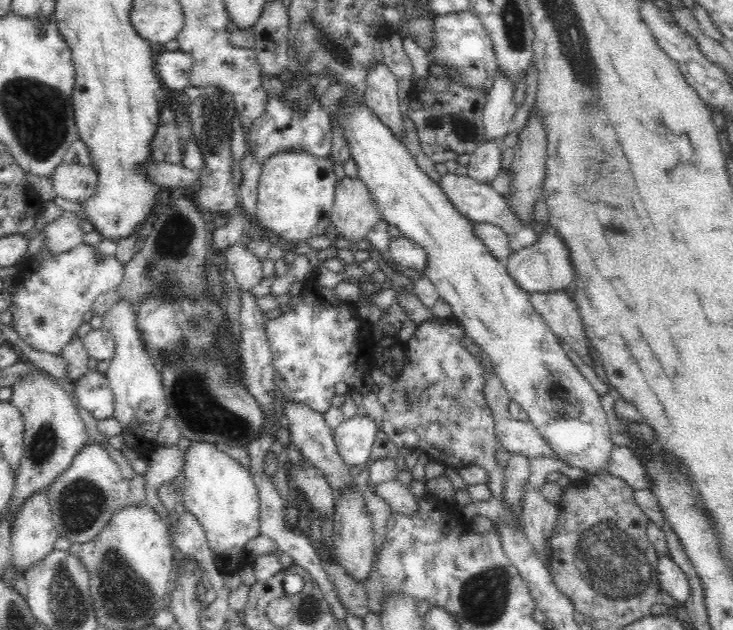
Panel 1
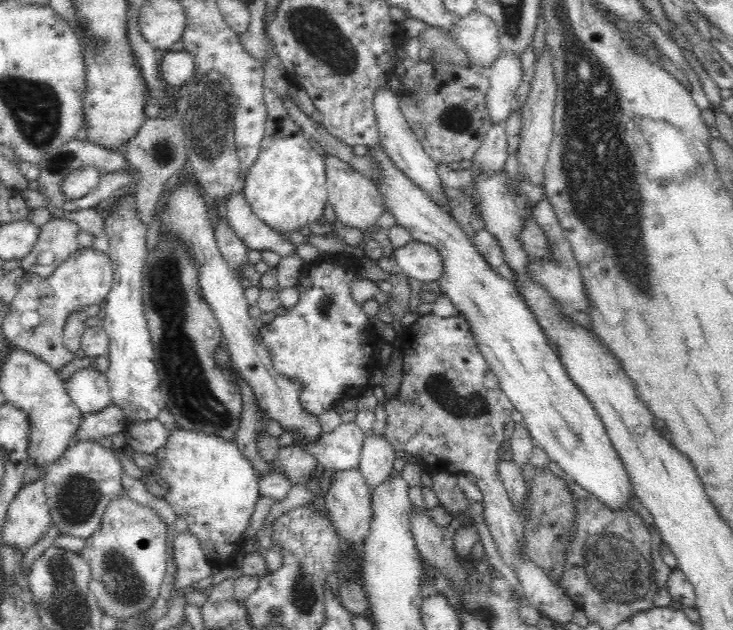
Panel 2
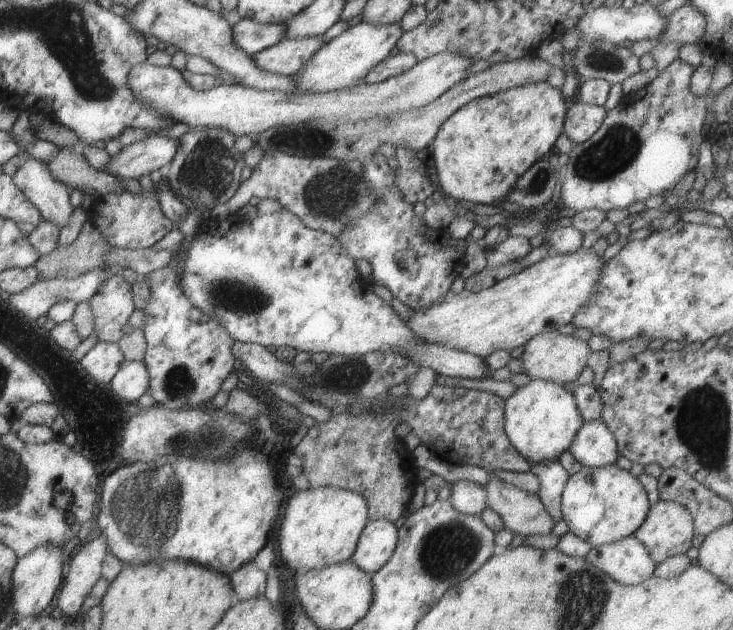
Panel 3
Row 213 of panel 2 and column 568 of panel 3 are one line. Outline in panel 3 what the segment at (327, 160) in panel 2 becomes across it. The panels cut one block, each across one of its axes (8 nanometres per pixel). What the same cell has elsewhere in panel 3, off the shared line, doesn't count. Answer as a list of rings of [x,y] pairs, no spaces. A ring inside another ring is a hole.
[[[550,331],[538,334],[524,344],[523,353],[519,359],[522,361],[522,373],[532,379],[575,383],[580,372],[584,370],[584,366],[587,366],[586,360],[588,360],[590,353],[588,341],[578,340],[573,335],[563,335],[558,331]]]

